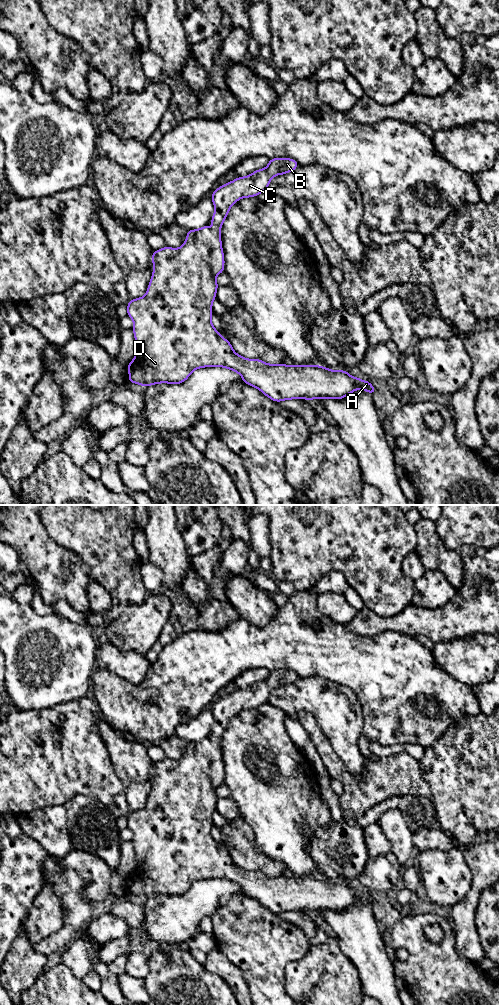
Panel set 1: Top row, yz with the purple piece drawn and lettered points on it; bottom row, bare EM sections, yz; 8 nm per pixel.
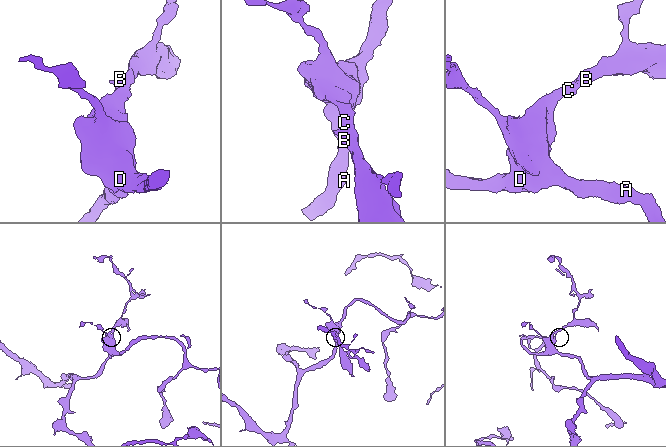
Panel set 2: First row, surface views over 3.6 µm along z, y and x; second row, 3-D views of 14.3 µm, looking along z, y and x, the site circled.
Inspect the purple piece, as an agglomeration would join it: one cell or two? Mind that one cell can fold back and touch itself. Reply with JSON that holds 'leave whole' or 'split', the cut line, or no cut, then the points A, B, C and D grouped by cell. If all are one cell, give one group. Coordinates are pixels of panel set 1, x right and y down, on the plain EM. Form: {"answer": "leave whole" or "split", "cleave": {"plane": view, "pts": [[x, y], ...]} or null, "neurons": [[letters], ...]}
{"answer": "leave whole", "cleave": null, "neurons": [["A", "B", "C", "D"]]}

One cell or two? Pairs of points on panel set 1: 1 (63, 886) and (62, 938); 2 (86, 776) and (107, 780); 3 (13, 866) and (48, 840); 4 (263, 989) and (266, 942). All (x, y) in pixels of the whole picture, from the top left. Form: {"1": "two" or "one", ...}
{"1": "one", "2": "one", "3": "two", "4": "one"}

